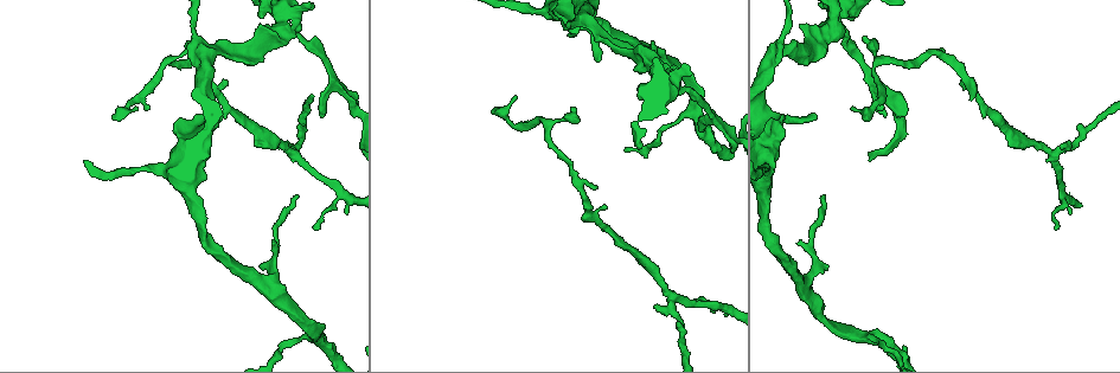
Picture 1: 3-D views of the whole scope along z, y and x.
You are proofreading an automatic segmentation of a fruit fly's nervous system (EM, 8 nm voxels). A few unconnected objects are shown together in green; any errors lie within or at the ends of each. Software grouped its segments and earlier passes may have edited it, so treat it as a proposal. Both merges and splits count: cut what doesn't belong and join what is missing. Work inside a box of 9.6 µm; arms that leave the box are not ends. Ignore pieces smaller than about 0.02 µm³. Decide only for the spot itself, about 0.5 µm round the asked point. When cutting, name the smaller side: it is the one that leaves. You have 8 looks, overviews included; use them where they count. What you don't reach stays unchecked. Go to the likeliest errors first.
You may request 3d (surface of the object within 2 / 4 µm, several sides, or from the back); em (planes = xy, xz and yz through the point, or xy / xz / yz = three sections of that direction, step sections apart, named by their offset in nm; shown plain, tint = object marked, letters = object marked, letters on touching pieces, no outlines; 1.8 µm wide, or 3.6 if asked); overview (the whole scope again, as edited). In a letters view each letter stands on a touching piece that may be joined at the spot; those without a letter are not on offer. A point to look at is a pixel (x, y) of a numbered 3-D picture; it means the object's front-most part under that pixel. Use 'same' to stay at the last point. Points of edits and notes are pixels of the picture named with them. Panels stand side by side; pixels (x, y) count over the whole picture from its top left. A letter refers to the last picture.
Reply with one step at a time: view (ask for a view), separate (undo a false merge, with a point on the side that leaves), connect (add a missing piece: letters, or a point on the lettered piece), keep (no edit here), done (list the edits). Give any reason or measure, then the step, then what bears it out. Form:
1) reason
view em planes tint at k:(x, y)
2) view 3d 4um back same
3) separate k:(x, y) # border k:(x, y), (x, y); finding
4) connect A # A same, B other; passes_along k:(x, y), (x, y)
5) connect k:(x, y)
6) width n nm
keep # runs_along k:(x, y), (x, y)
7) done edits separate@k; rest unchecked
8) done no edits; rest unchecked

branch point
view 3d 2um at 1:(670, 297)

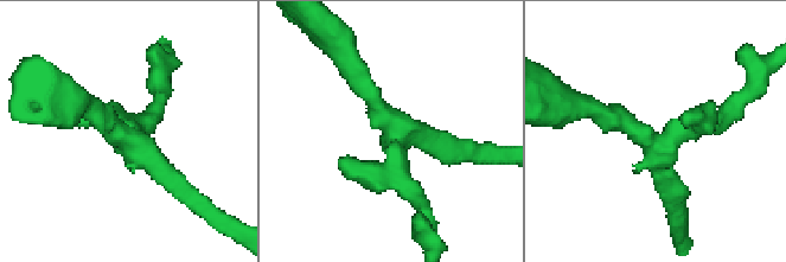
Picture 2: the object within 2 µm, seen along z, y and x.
arms 3; shape alone is not enough
view em 3.6um planes letters at 2:(134, 142)

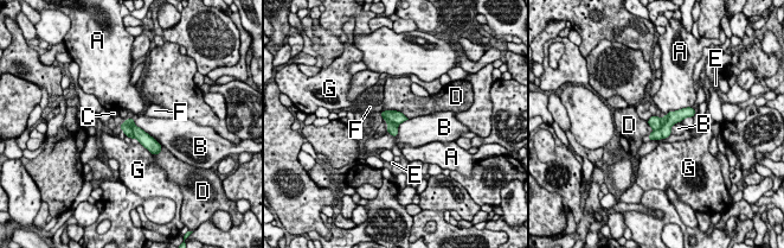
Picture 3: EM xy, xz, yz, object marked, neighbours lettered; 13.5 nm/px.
separate 3:(126, 127) # A other, B other, C other, D other, E other, F other, G other; two neurons meet here

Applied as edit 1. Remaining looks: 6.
sharp bend
view em xz step 4 tint at 1:(582, 12)

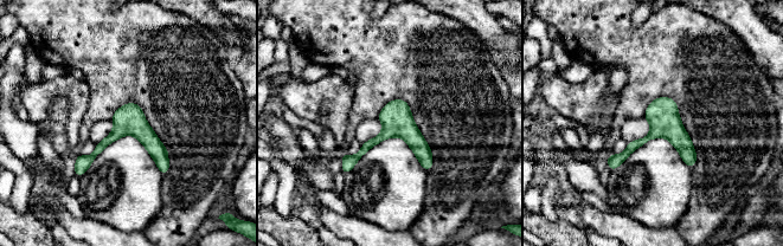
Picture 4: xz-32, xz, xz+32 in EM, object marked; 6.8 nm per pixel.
another direction
view em planes letters same

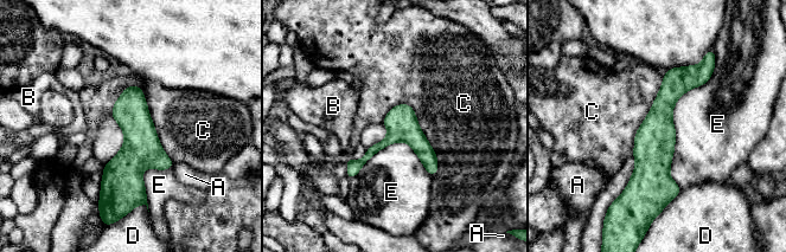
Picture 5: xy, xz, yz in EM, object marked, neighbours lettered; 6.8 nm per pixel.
width 220 nm
keep # A other, B other, C other, D other, E other; runs_along 5:(698, 69), (662, 108), (654, 199); continuous, no second neuron

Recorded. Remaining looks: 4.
view overview

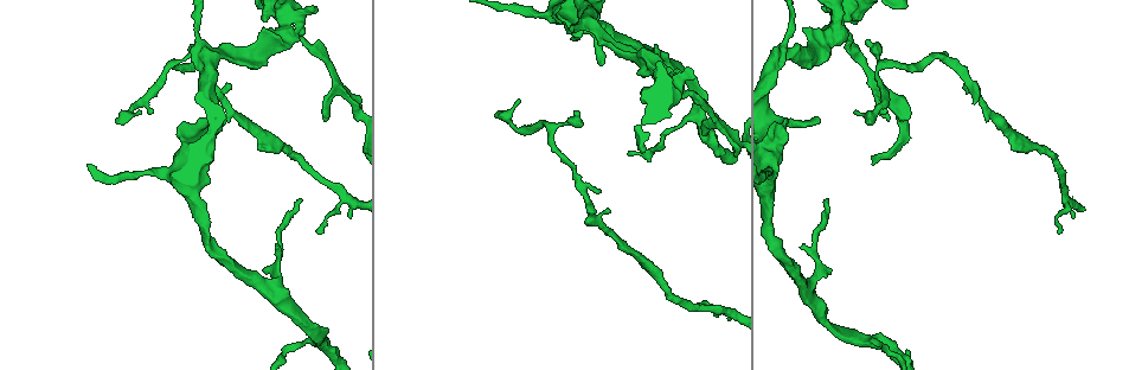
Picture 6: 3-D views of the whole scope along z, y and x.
tapers out
view em planes letters at 6:(600, 190)

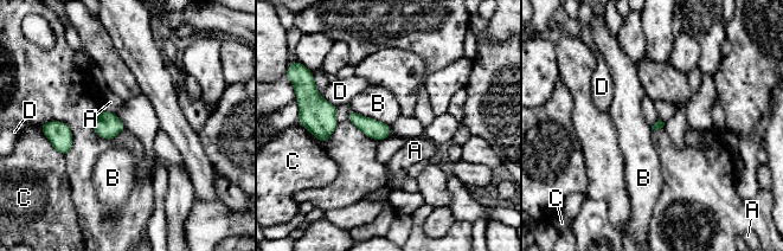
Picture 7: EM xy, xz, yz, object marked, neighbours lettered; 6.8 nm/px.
keep # A other, B other, C other, D other; border 7:(348, 103), (357, 113), (390, 126); no lettered piece goes on from it

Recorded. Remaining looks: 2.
done edits separate@3; rest unchecked

